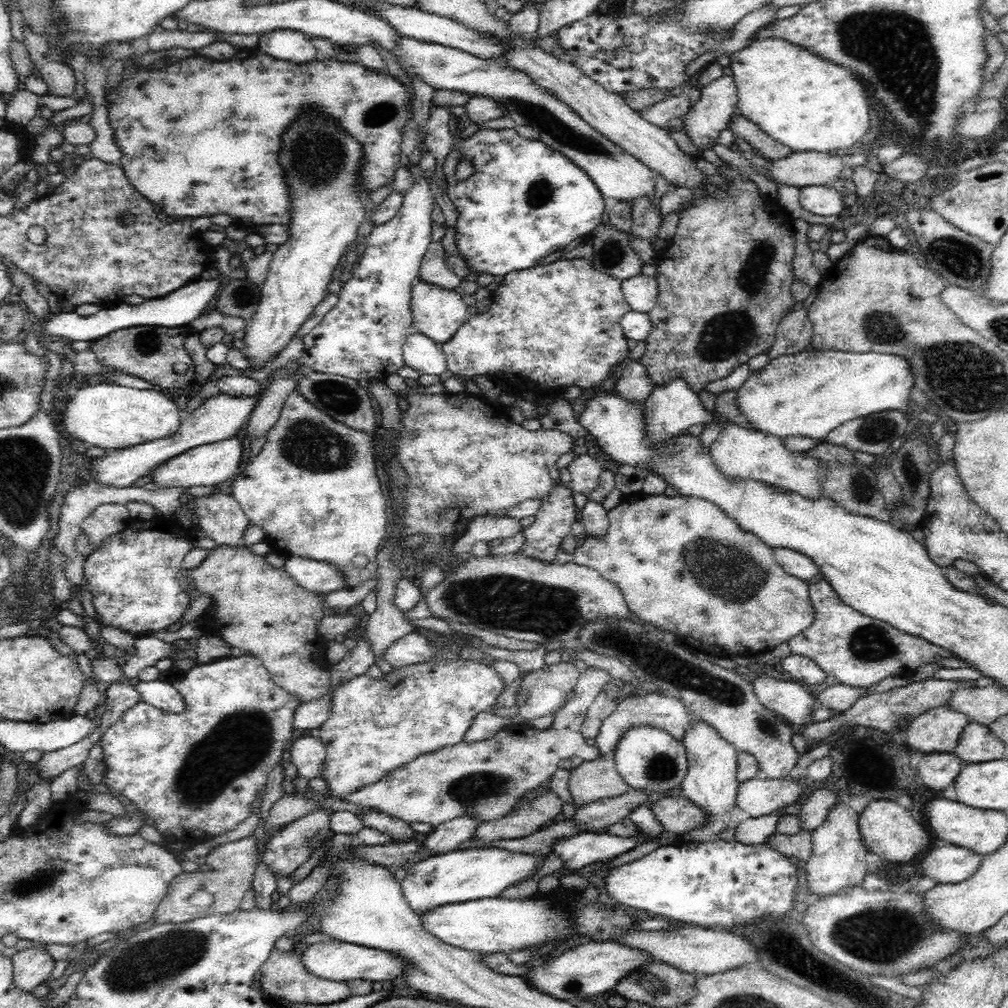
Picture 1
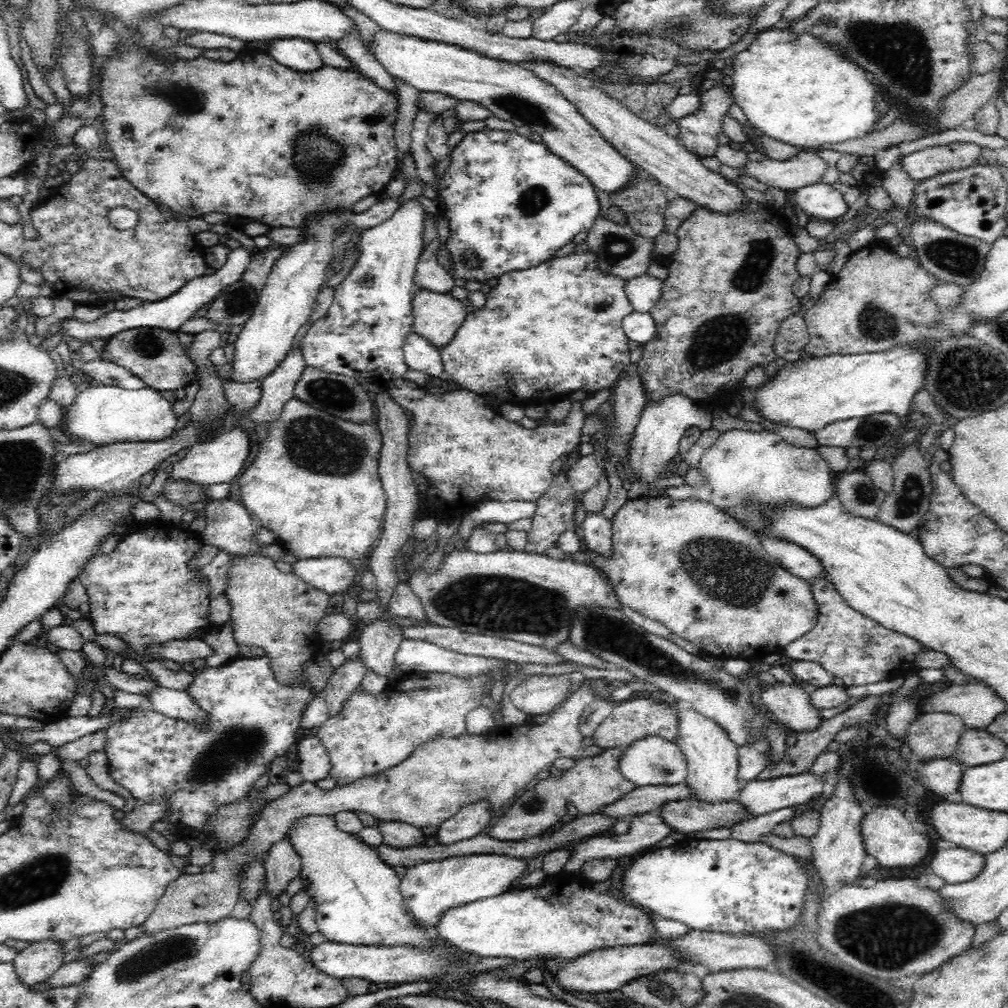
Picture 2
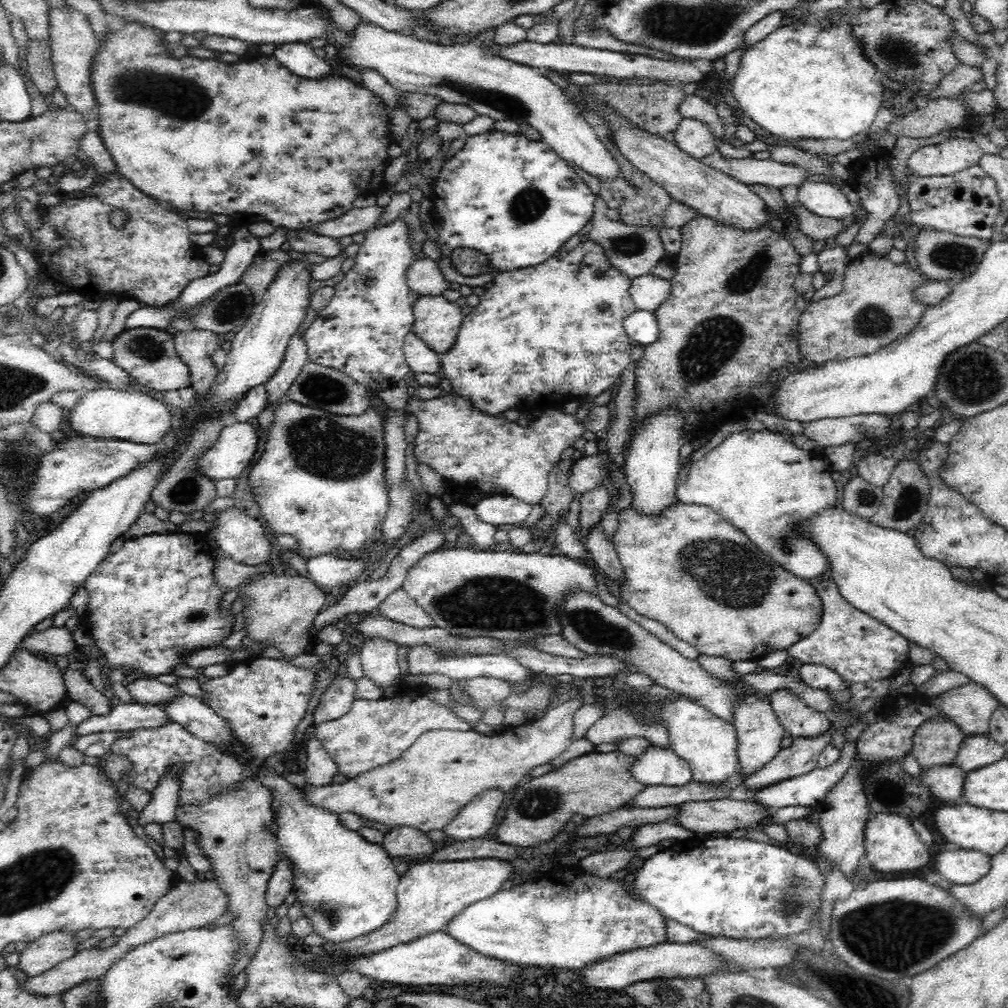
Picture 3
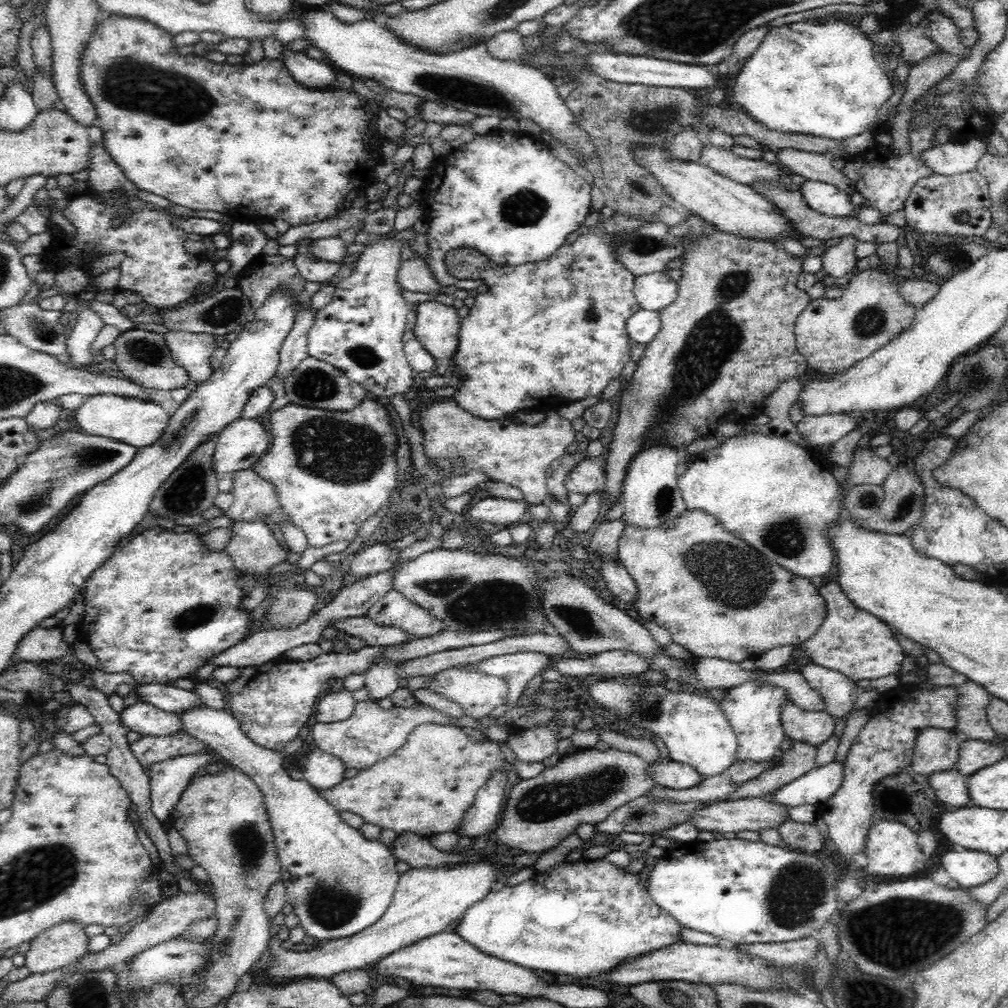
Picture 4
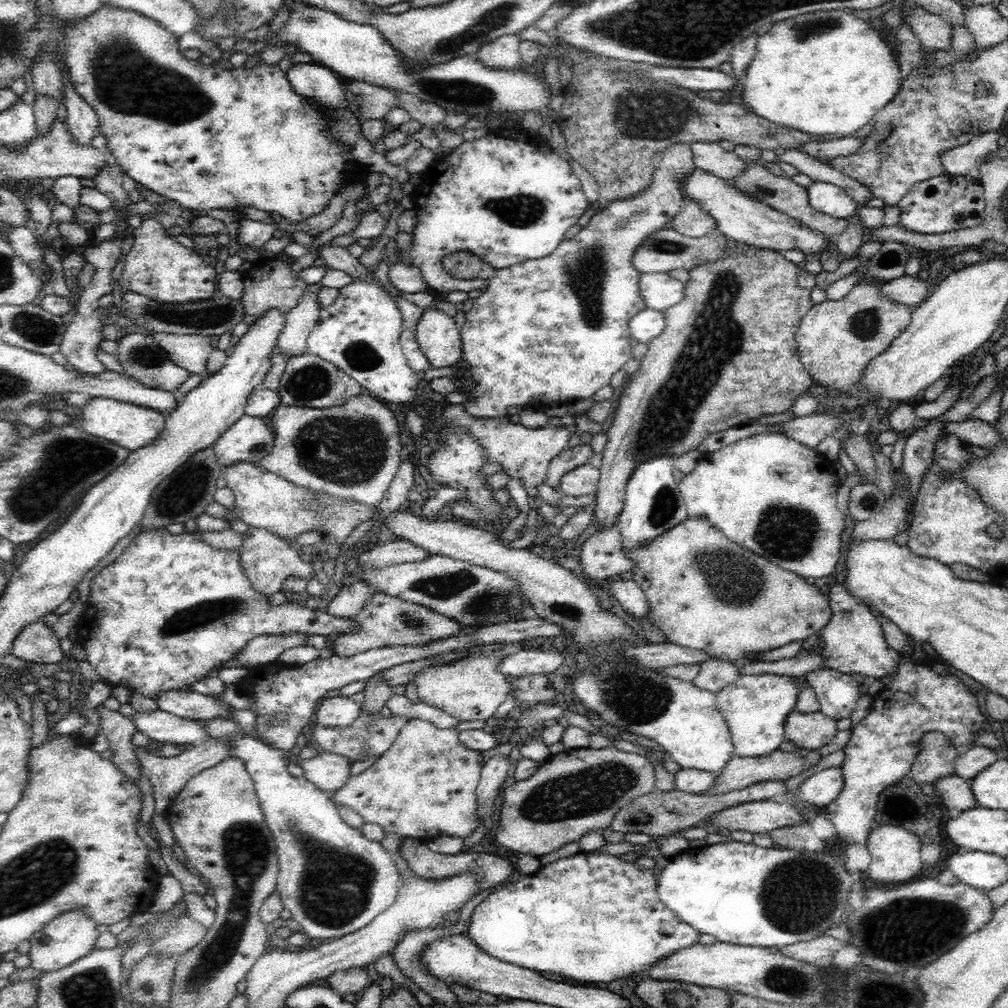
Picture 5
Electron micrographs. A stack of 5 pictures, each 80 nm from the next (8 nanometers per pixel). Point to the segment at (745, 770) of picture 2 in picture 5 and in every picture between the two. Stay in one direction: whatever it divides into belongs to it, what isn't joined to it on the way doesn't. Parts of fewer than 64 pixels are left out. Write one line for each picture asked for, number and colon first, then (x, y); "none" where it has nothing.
3: (759, 733)
4: (753, 712)
5: (755, 707)

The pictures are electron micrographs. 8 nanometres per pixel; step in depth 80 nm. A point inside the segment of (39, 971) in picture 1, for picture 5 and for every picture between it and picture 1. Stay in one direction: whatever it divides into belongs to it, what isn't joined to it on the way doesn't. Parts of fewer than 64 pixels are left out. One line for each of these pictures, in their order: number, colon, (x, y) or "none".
2: (36, 963)
3: (48, 951)
4: (56, 947)
5: (69, 936)

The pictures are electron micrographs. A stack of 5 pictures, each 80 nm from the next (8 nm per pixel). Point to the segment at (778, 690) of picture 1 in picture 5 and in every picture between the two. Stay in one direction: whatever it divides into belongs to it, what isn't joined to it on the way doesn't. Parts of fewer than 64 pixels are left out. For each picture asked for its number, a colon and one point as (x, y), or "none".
2: (789, 704)
3: (799, 720)
4: (813, 727)
5: (811, 731)

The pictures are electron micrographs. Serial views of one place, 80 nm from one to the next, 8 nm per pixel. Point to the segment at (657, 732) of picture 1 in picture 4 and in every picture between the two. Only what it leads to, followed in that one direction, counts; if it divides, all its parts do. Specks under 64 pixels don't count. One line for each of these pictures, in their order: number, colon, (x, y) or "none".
2: (650, 761)
3: (656, 765)
4: (667, 773)

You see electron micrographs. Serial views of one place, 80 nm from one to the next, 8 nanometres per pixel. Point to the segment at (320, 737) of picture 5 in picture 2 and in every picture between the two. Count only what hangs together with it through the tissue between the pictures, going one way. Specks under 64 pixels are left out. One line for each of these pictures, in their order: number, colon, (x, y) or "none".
2: (371, 733)
3: (373, 733)
4: (371, 734)

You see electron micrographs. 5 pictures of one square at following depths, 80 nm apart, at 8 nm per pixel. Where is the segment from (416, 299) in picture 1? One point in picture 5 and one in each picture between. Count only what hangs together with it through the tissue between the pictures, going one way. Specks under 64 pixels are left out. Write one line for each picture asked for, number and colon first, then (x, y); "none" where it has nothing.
2: (437, 316)
3: (437, 320)
4: (436, 325)
5: (439, 337)

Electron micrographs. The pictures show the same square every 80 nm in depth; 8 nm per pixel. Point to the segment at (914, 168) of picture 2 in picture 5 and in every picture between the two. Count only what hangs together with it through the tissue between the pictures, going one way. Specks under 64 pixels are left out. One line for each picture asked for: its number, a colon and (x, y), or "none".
3: (949, 157)
4: (950, 158)
5: (964, 159)

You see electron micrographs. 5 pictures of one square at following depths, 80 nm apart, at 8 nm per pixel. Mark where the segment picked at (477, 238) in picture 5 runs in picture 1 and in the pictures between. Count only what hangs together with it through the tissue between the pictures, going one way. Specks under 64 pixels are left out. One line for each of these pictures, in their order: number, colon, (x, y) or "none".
1: (525, 201)
2: (511, 203)
3: (515, 201)
4: (476, 198)

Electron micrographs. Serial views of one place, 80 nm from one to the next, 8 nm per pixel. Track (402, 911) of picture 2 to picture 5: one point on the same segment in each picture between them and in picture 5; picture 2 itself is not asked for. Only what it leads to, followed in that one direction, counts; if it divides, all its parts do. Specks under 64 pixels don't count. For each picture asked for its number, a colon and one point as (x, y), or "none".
3: (347, 886)
4: (339, 883)
5: (335, 881)

